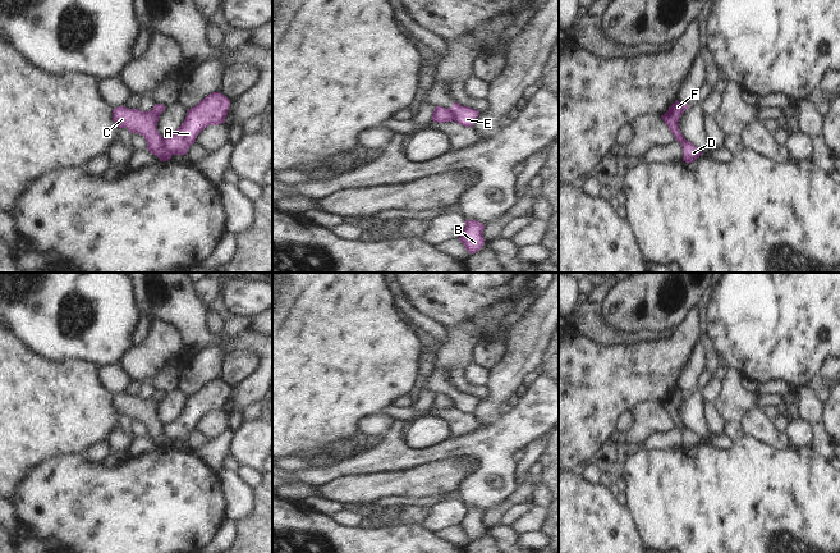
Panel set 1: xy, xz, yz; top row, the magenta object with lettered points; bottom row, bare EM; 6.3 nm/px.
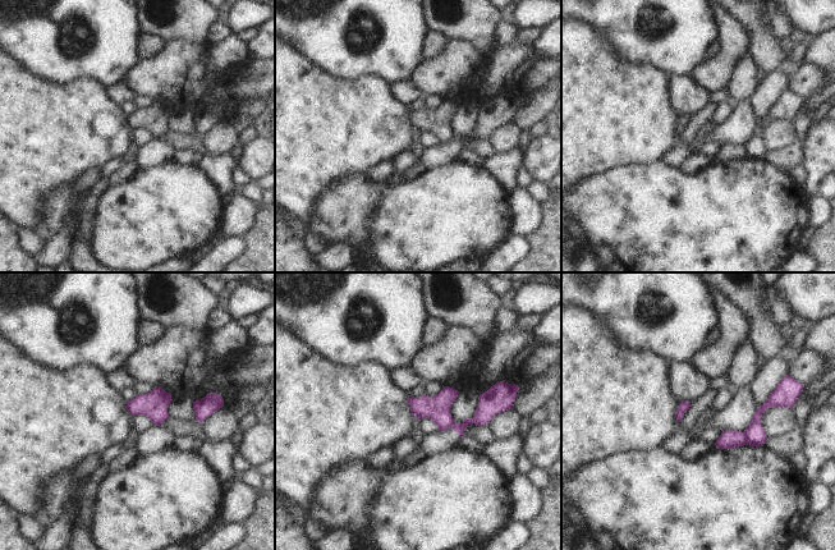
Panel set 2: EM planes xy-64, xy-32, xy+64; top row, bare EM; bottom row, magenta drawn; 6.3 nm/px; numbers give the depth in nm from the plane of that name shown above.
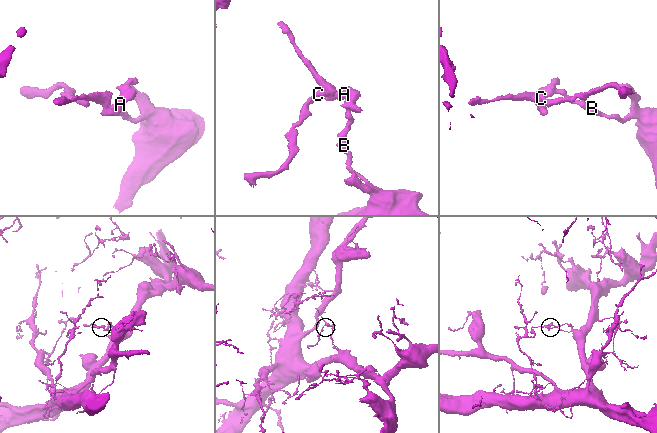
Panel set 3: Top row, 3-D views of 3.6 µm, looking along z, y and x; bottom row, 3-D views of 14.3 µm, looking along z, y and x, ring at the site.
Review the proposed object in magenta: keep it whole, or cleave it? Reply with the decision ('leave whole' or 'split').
split

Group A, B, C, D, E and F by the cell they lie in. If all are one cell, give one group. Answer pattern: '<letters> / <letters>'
A B E / C D F

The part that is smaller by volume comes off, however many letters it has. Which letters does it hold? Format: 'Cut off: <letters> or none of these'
Cut off: C, D, F

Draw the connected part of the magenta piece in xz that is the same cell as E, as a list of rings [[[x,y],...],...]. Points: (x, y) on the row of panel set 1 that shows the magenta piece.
[[[456,101],[454,102],[454,105],[447,109],[454,120],[464,127],[473,127],[474,122],[477,120],[479,111],[468,106],[462,106],[460,104],[458,104]]]

